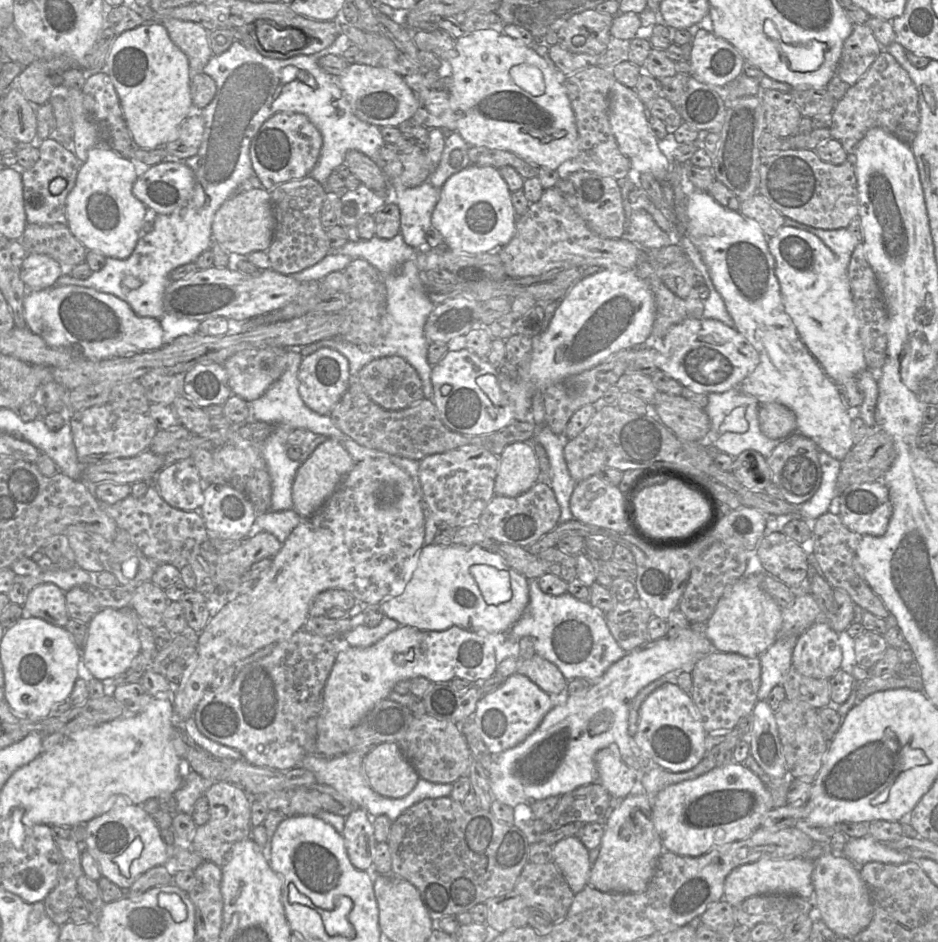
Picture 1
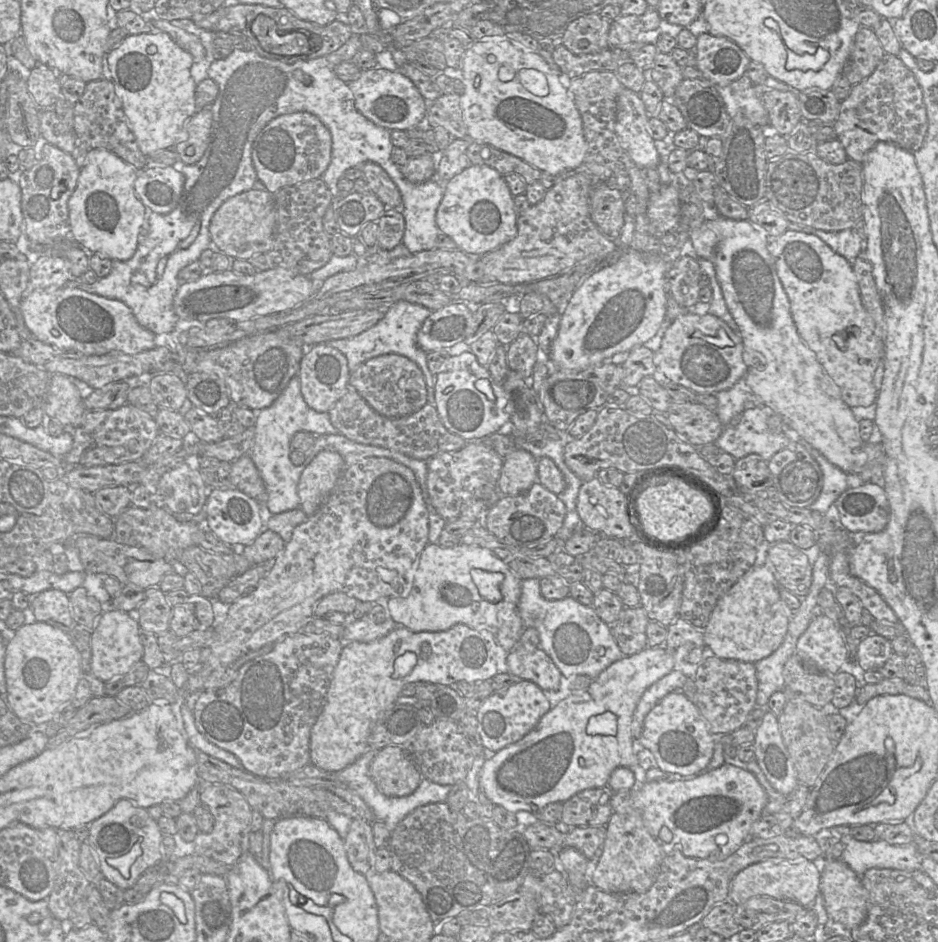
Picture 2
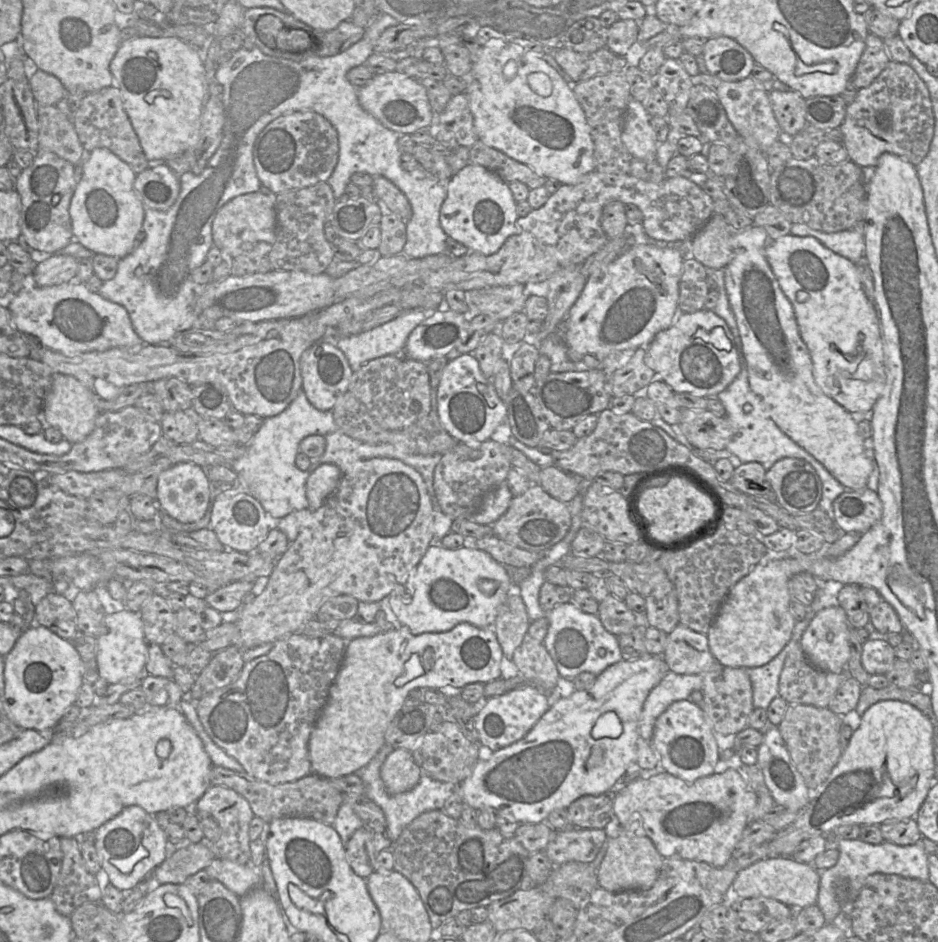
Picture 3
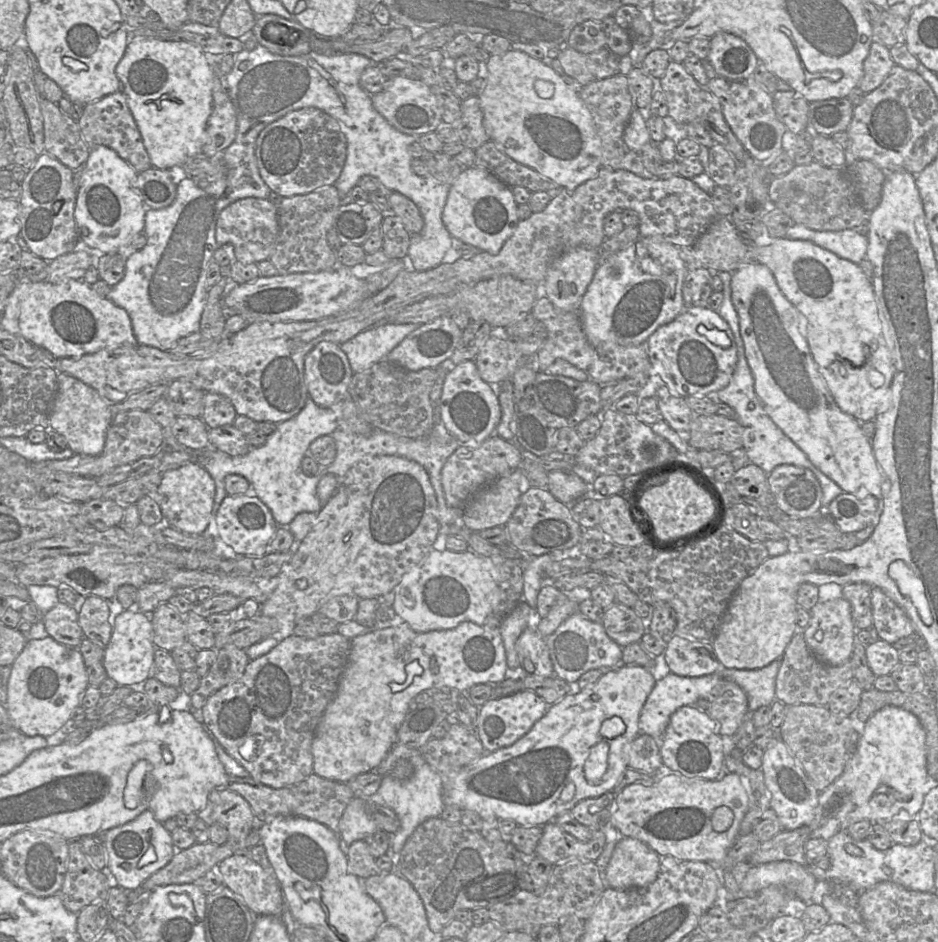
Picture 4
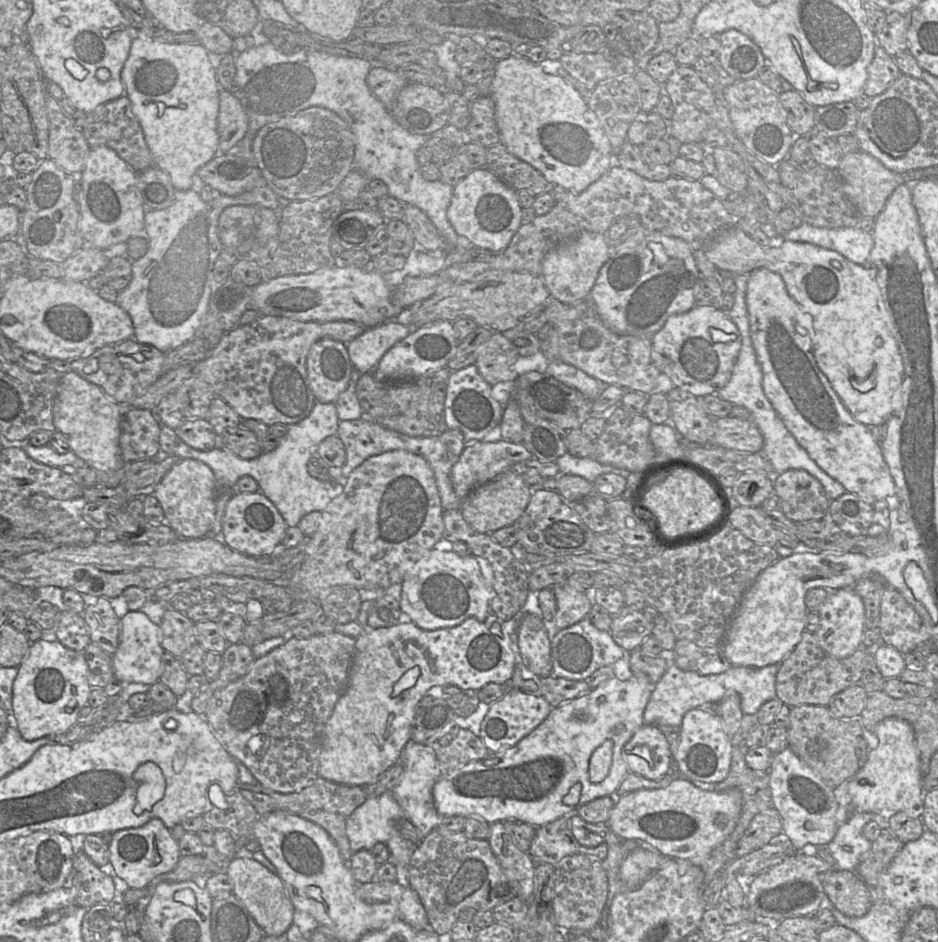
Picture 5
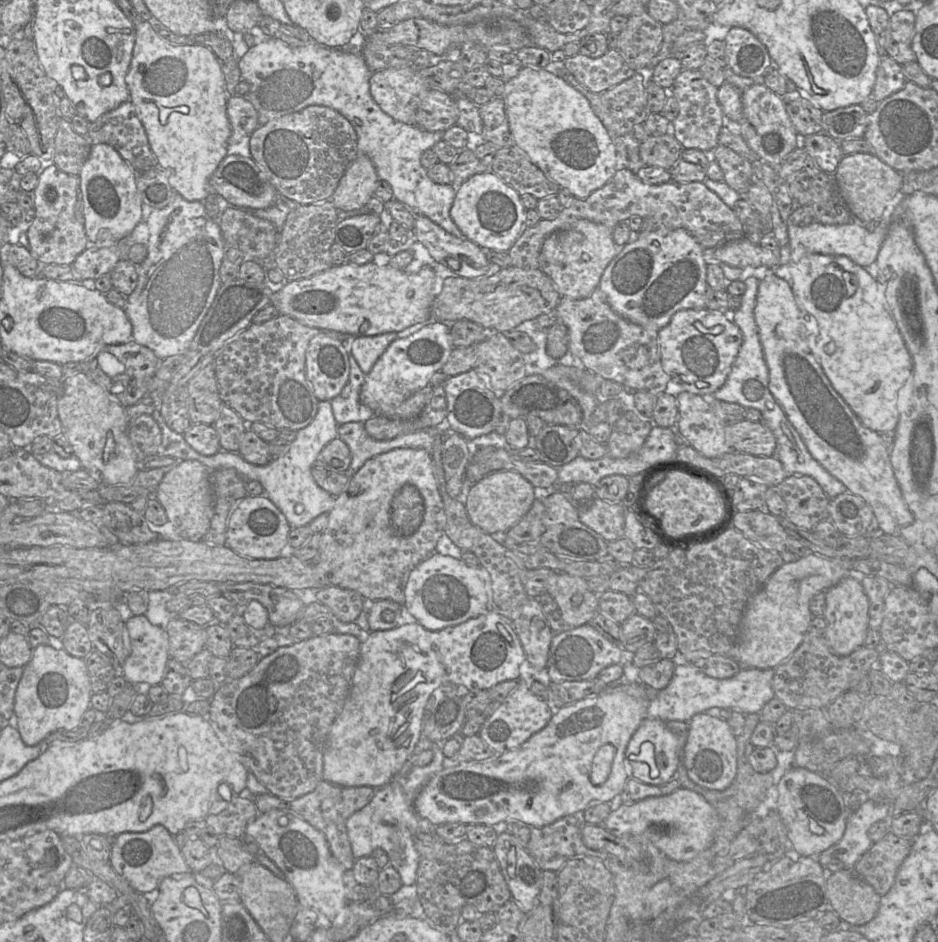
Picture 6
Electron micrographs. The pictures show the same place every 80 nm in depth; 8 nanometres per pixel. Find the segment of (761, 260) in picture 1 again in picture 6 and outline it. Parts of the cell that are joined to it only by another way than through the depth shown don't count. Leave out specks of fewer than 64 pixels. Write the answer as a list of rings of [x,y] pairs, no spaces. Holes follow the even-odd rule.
[[[768,273],[760,280],[754,318],[769,371],[769,390],[801,436],[812,457],[841,481],[850,493],[868,503],[875,516],[875,525],[882,533],[895,535],[902,527],[912,524],[914,516],[904,501],[892,468],[891,448],[878,432],[862,425],[842,397],[833,389],[815,355],[815,343],[819,334],[817,321],[801,308],[786,280],[774,273]]]

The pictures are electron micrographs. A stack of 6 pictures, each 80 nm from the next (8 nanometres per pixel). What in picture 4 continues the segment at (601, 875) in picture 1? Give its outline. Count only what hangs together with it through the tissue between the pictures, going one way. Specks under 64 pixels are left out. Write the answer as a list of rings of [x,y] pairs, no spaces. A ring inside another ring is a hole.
[[[622,837],[606,868],[606,887],[629,889],[644,887],[656,880],[661,857],[646,843]]]

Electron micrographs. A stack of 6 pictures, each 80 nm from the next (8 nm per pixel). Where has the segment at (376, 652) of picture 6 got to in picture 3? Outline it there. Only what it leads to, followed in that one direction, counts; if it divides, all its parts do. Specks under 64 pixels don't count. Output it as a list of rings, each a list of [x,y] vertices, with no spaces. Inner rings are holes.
[[[468,622],[459,623],[448,631],[426,632],[418,635],[412,634],[407,626],[401,625],[401,627],[398,629],[393,628],[374,636],[357,637],[347,641],[341,666],[329,688],[326,703],[322,711],[320,712],[310,734],[308,751],[311,764],[311,773],[325,779],[333,779],[357,772],[358,770],[366,766],[384,745],[384,736],[388,725],[402,707],[405,698],[411,690],[417,688],[442,688],[445,686],[462,689],[463,687],[471,683],[486,684],[496,679],[500,679],[502,676],[500,665],[503,656],[504,655],[502,652],[502,648],[492,627],[476,627]]]

